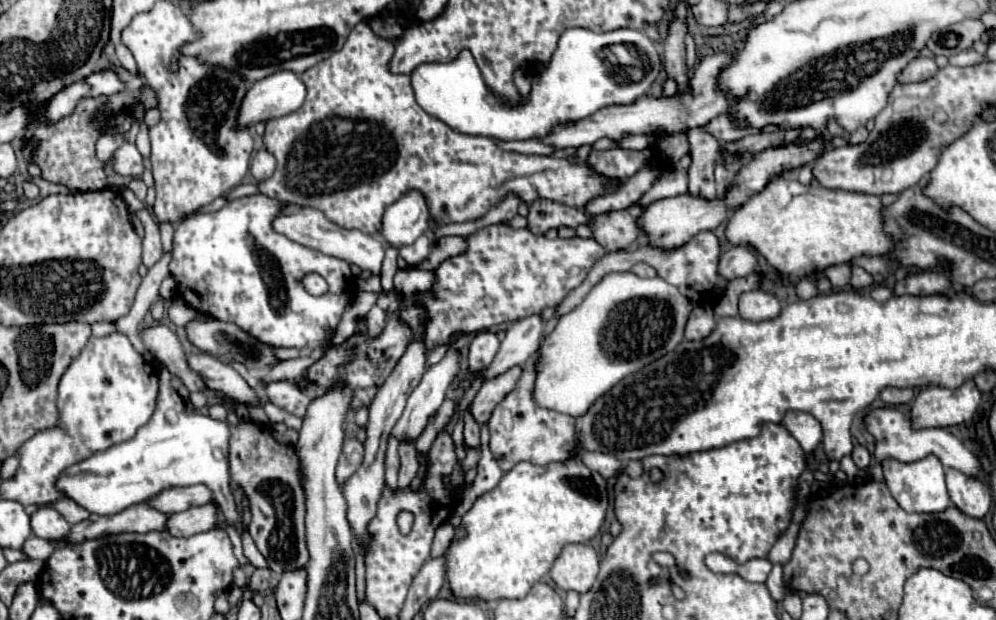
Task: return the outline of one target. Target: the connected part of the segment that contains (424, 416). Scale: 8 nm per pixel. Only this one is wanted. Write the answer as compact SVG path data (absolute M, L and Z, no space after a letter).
M448 349L442 361L430 365L420 381L420 385L408 397L406 409L402 413L402 429L398 431L398 439L418 439L424 431L430 415L442 405L446 397L446 389L452 385L456 375L460 373L462 355L456 349Z

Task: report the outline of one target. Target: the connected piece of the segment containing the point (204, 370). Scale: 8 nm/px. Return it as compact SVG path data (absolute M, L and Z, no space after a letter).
M186 355L190 369L198 373L212 391L222 391L236 399L238 403L260 403L258 393L248 387L248 383L230 365L220 363L210 355Z

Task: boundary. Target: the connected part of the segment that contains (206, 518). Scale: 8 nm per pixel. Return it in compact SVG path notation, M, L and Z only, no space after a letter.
M212 503L202 507L190 507L186 511L172 513L170 523L166 523L166 531L170 531L170 535L190 537L190 535L214 529L214 523L218 519L220 519L218 507L214 507Z

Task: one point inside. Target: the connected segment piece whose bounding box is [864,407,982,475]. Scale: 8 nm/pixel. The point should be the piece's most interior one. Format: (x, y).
(895, 437)

